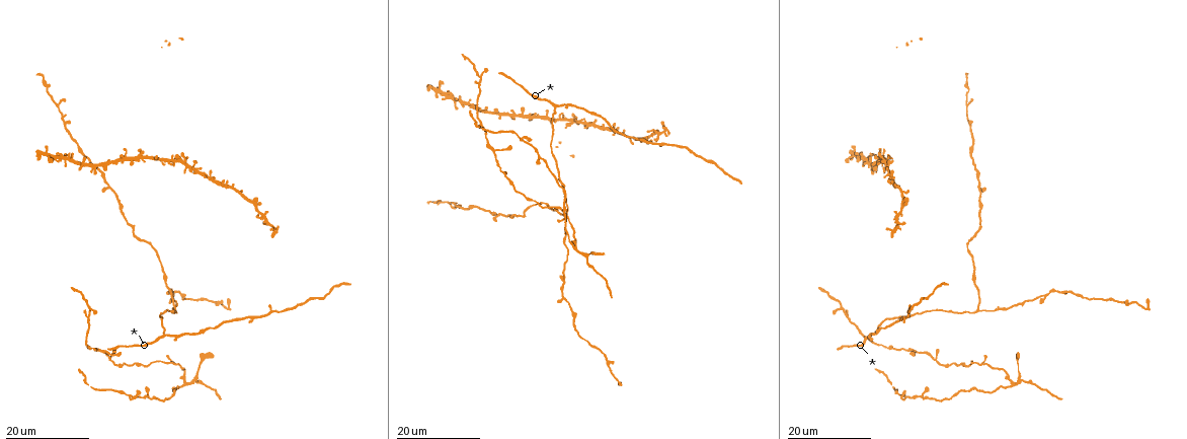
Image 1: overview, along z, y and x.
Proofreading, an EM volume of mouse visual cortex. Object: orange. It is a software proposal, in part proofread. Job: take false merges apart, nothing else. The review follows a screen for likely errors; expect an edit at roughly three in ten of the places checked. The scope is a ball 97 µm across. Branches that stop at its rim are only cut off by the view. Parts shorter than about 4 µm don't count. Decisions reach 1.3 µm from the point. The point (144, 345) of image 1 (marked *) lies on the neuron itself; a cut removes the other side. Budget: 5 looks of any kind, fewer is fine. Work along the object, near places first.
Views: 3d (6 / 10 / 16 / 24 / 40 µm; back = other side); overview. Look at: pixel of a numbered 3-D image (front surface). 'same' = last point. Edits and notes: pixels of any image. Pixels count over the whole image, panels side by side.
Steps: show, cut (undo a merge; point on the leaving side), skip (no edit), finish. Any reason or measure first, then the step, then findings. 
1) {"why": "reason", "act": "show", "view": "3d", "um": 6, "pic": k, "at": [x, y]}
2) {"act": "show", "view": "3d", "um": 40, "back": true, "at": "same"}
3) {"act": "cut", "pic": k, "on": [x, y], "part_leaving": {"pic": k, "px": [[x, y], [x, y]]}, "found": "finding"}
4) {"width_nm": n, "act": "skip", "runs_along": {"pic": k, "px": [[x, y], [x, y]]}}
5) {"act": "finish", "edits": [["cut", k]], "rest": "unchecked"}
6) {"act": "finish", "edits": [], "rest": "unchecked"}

{"why": "thin arm on a thick one", "act": "show", "view": "3d", "um": 16, "pic": 1, "at": [175, 153]}

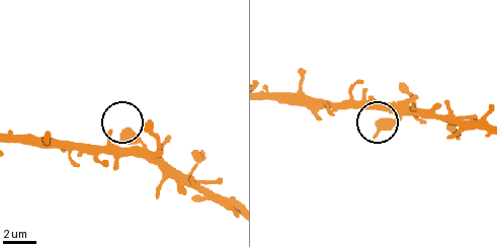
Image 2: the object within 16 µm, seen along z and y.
{"act": "show", "view": "3d", "um": 6, "pic": 2, "at": [125, 131]}

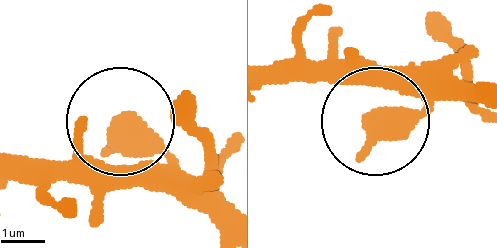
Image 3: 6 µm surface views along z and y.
{"act": "show", "view": "3d", "um": 6, "back": true, "pic": 3, "at": [123, 122]}

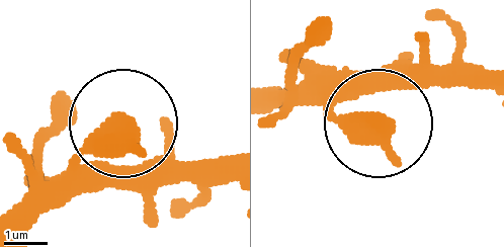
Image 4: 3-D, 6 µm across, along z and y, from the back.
{"act": "skip", "runs_along": {"pic": 4, "px": [[22, 213], [116, 130]]}, "found": "one neuron here"}

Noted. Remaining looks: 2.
{"why": "three-way junction", "act": "show", "view": "3d", "um": 24, "pic": 1, "at": [976, 310]}

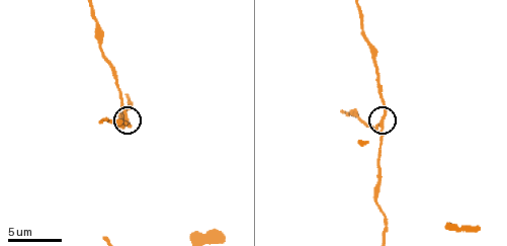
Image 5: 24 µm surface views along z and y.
{"act": "show", "view": "3d", "um": 10, "pic": 5, "at": [380, 124]}

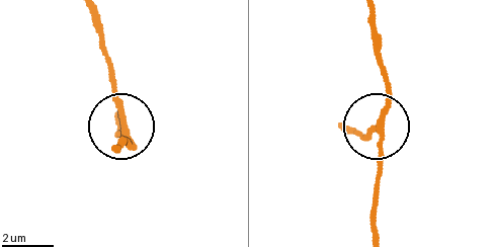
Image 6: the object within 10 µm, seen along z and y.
{"arms": 3, "act": "skip", "runs_along": {"pic": 6, "px": [[369, 16], [389, 95], [380, 128], [376, 211]]}, "found": "continuous, no second neuron"}

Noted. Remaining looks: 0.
{"act": "finish", "edits": [], "rest": "unchecked"}

